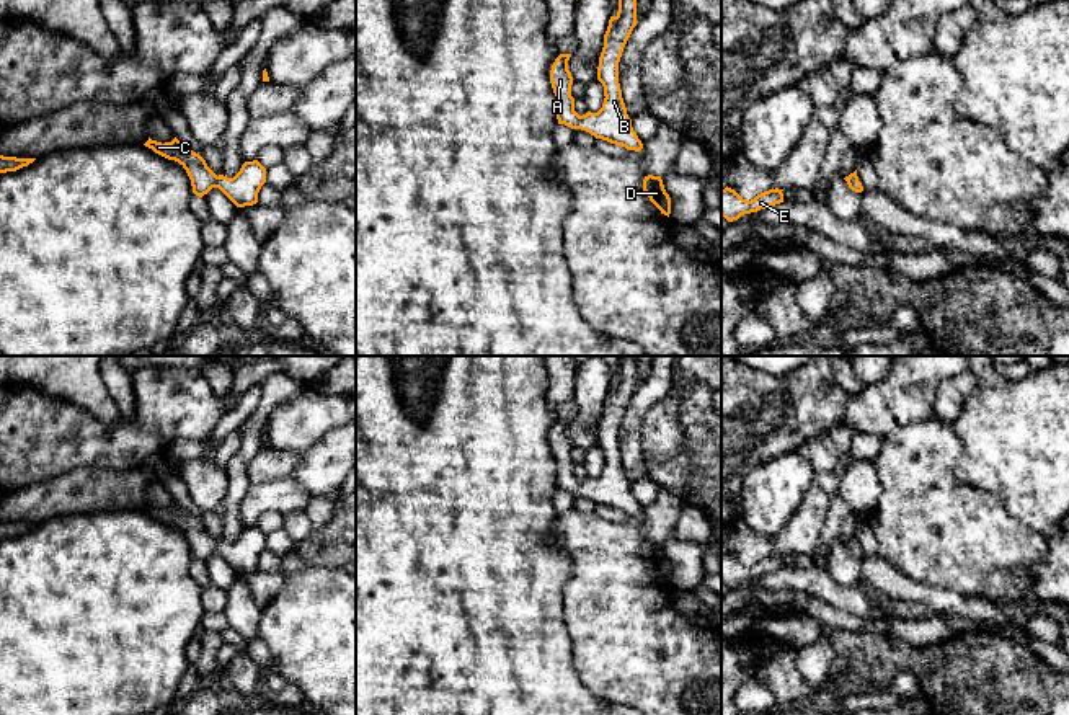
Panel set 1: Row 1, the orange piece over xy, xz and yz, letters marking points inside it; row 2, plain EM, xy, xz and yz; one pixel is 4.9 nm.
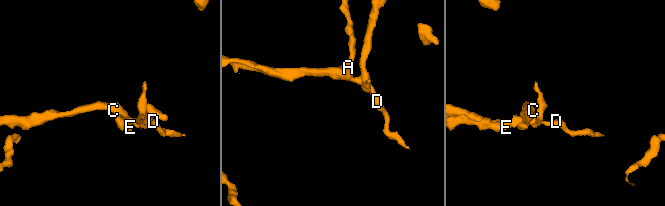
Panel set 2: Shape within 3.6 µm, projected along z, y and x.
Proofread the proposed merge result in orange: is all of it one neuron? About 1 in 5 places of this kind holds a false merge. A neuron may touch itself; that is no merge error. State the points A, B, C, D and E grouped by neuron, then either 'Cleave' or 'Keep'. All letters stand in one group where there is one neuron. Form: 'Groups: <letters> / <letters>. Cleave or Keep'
Groups: A B C D E. Keep

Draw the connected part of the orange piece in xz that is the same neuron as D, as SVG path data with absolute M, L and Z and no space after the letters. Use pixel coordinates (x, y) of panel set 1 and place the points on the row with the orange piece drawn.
M648 175L643 180L643 191L650 198L650 201L661 211L661 214L671 214L671 198L664 189L661 176Z

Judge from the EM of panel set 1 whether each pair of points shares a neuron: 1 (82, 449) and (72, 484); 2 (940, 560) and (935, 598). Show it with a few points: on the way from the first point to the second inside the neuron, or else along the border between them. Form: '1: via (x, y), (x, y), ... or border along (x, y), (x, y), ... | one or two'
1: border along (115, 469), (74, 467), (41, 482) | two
2: border along (901, 572), (918, 581), (950, 588), (973, 598) | two

